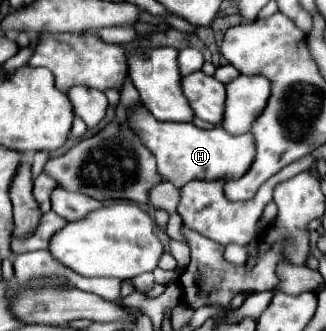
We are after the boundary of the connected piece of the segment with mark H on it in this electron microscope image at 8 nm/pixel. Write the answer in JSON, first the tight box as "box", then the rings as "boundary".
{"box":[129,105,255,187],"boundary":[[[145,105],[133,109],[133,115],[129,117],[129,127],[137,133],[141,143],[155,155],[159,175],[173,181],[177,187],[183,187],[193,179],[229,181],[233,177],[241,177],[241,173],[245,173],[245,169],[249,169],[249,165],[253,163],[255,149],[251,133],[235,137],[219,127],[205,131],[195,127],[193,123],[161,123],[145,109]]]}

